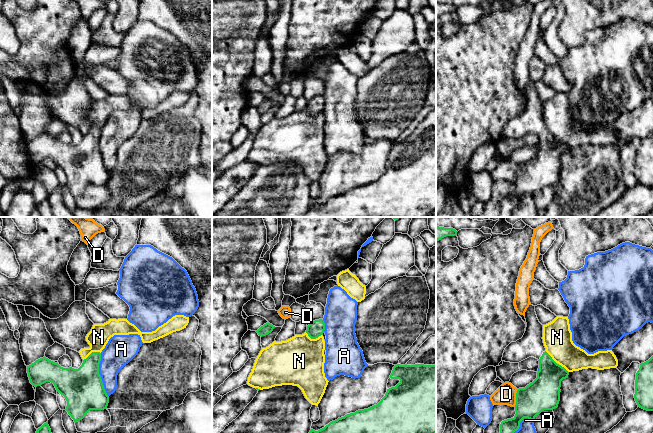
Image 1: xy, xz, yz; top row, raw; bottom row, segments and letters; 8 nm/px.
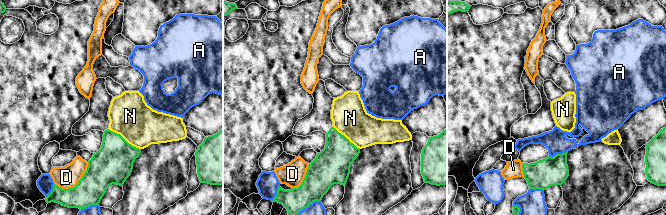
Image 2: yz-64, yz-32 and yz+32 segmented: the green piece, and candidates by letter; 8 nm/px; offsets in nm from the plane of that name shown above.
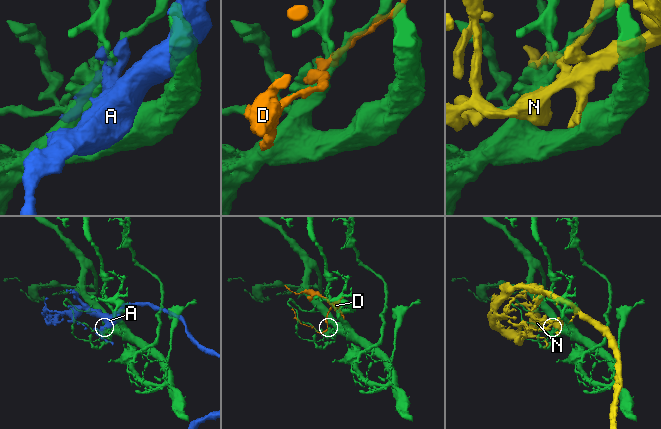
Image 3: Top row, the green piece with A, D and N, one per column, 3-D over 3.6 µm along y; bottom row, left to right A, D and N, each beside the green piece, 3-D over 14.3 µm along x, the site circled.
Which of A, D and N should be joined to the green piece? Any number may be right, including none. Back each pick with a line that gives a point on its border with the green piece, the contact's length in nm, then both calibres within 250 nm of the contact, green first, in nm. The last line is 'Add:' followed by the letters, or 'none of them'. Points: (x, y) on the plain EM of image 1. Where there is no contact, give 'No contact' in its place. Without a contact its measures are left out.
Add: none of them

